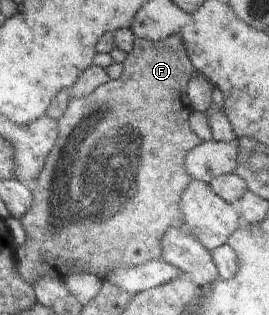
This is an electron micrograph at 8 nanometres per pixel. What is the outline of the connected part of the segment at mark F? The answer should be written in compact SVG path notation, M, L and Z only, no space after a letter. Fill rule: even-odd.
M179 35L167 37L162 41L136 38L133 50L127 53L127 57L123 62L123 68L121 77L116 80L109 79L105 84L98 86L89 96L69 97L67 99L68 105L63 116L56 120L58 122L58 135L51 152L46 156L43 170L38 176L38 188L32 194L32 206L20 218L26 235L31 240L45 242L45 244L53 246L53 248L47 248L47 252L55 252L59 257L77 259L81 263L85 262L90 267L90 272L99 278L103 278L103 275L118 265L142 265L149 261L159 260L162 253L160 246L163 233L171 227L188 229L178 207L183 189L186 189L193 179L184 164L189 151L203 142L201 138L194 134L188 123L188 118L194 108L188 101L186 86L189 79L197 71L187 56L185 45Z

